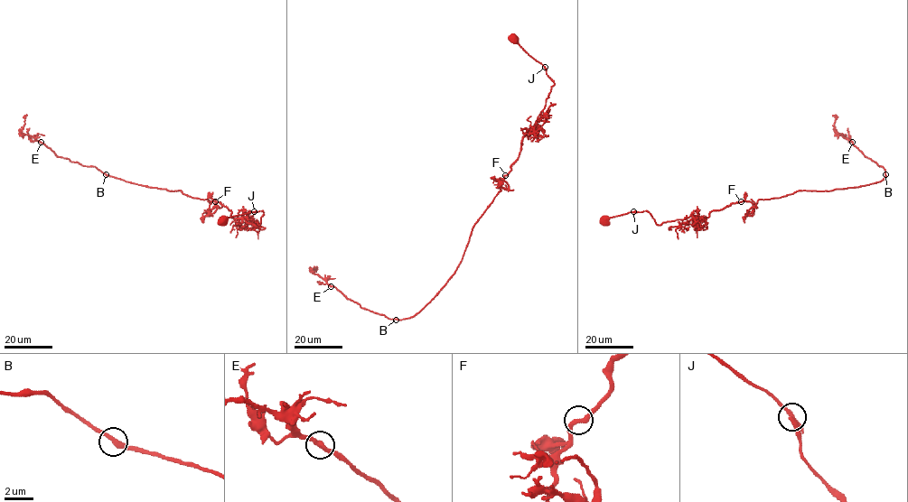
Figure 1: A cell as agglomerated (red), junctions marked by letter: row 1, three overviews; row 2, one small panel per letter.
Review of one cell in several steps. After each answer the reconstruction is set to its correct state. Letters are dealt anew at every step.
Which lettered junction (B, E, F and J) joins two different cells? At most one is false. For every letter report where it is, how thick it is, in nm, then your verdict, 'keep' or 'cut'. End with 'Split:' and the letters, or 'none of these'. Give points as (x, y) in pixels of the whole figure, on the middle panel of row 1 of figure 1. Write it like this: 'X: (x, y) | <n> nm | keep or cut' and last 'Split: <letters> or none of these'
B: (396, 320) | 320 nm | keep
E: (331, 286) | 320 nm | keep
F: (505, 175) | 320 nm | keep
J: (545, 67) | 340 nm | cut
Split: J

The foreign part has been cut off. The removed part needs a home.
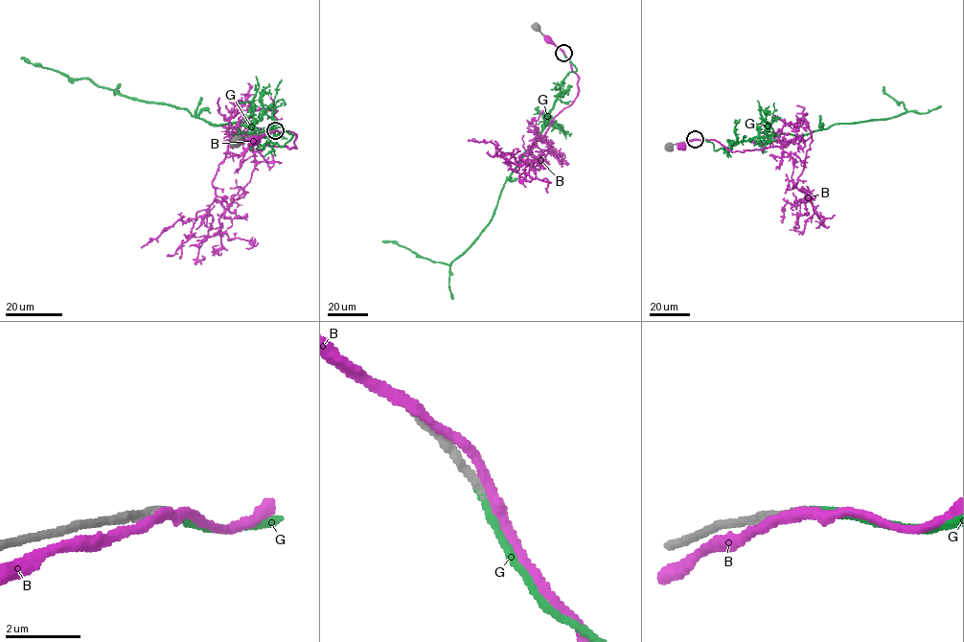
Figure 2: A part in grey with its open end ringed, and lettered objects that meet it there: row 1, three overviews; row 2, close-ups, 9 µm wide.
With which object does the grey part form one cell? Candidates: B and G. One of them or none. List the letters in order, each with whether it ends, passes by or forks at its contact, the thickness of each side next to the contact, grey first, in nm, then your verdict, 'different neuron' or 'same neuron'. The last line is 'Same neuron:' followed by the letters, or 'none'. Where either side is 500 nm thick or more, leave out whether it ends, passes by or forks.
B: it passes by; calibres 320 and 280 nm; different neuron
G: it ends; calibres 240 and 200 nm; same neuron
Same neuron: G

